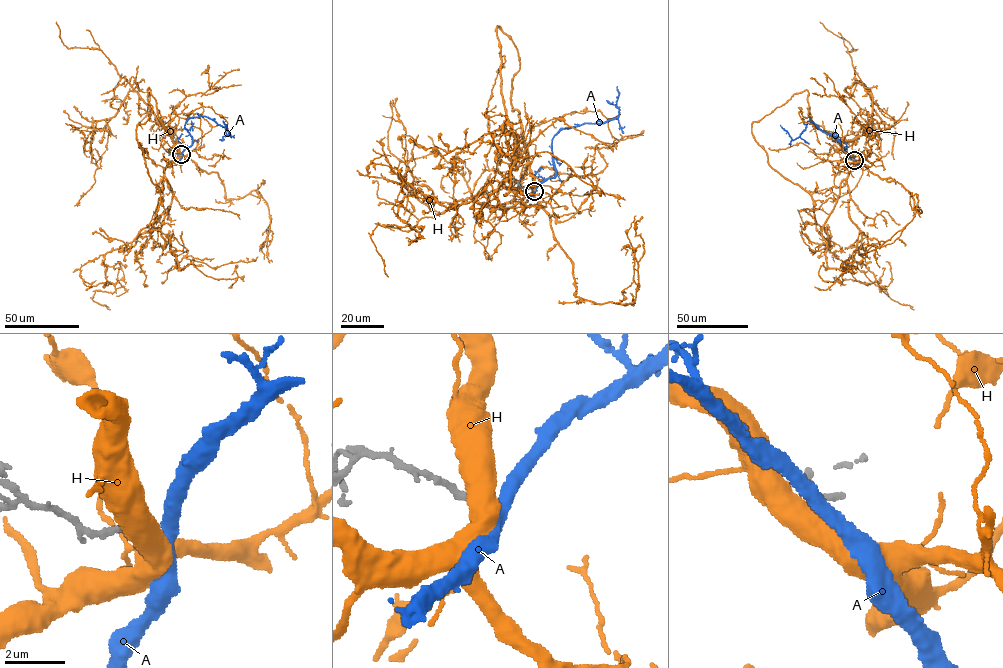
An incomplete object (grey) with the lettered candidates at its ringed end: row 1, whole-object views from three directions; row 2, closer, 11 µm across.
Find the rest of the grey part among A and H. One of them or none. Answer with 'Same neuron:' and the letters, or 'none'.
Same neuron: A

